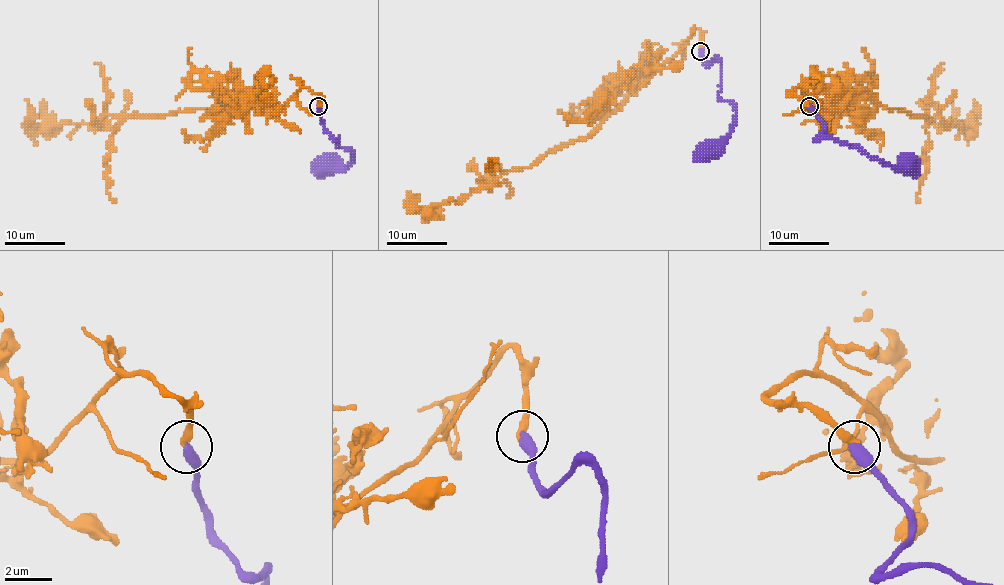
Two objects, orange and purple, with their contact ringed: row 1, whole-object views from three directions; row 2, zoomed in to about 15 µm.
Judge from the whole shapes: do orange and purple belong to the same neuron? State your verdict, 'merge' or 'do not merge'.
merge

